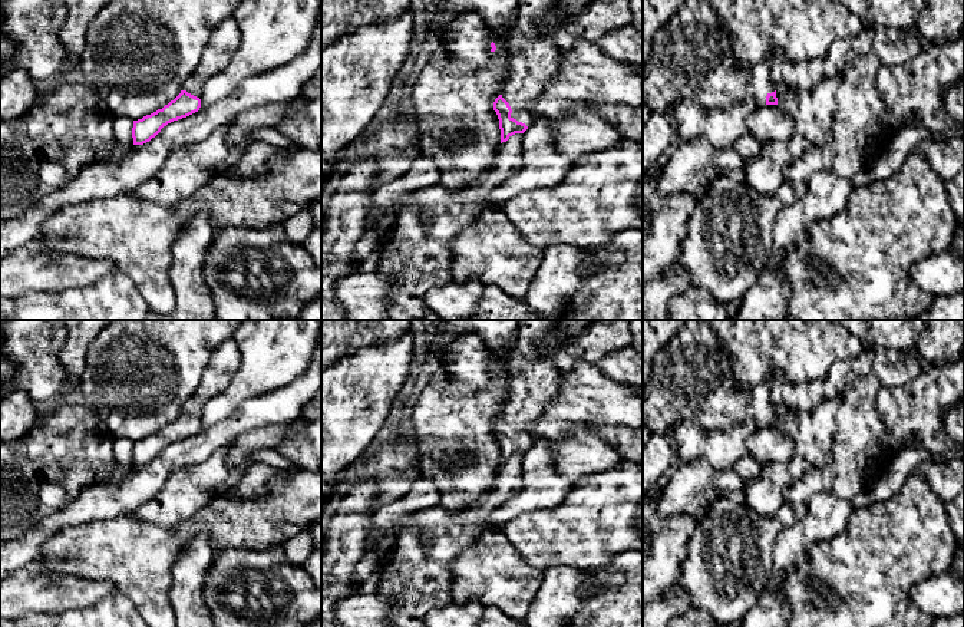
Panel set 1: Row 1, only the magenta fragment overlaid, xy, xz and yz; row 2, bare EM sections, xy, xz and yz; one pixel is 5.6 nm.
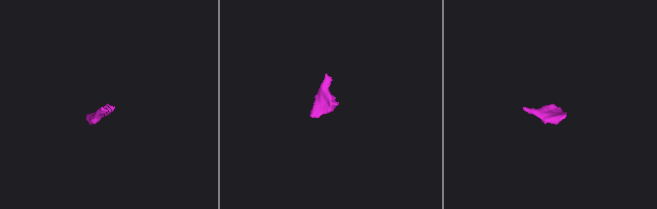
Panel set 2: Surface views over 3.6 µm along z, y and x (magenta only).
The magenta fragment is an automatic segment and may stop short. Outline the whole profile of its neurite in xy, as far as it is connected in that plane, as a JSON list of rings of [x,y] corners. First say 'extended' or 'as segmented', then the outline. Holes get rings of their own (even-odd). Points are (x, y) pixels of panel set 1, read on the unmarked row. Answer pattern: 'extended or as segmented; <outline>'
extended; [[[234,337],[224,340],[212,353],[201,385],[184,406],[181,415],[162,430],[133,442],[133,466],[143,466],[155,459],[168,445],[186,439],[202,429],[201,415],[204,405],[219,395],[241,366],[241,353]]]

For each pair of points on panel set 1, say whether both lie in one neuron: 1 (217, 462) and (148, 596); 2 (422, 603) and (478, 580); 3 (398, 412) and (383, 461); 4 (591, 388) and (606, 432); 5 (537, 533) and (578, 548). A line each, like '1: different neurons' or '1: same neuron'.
1: different neurons
2: different neurons
3: same neuron
4: different neurons
5: same neuron

